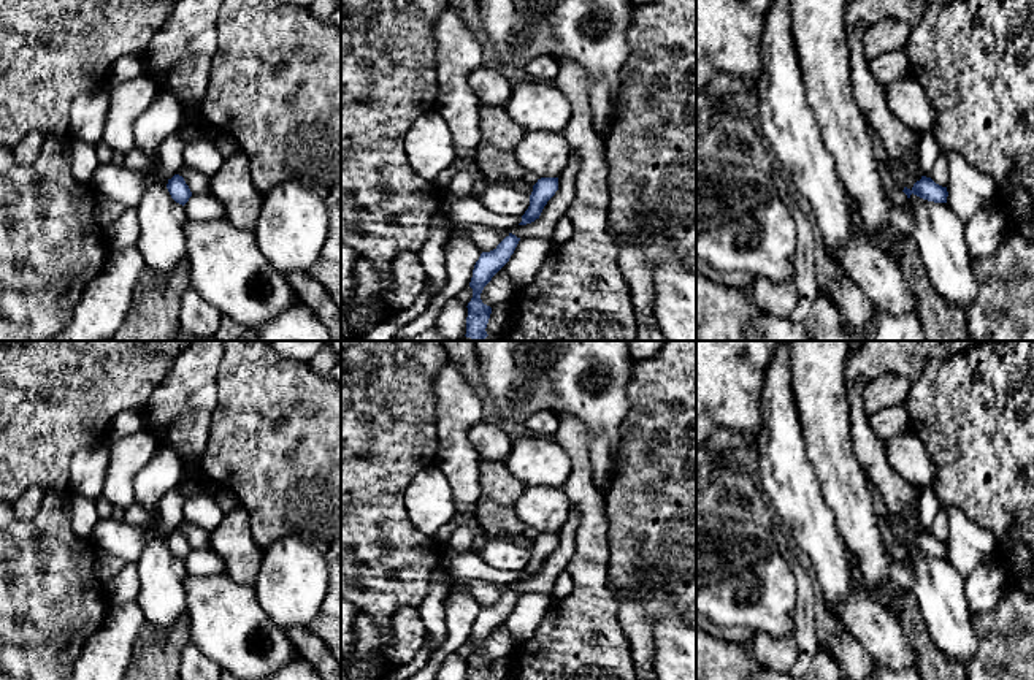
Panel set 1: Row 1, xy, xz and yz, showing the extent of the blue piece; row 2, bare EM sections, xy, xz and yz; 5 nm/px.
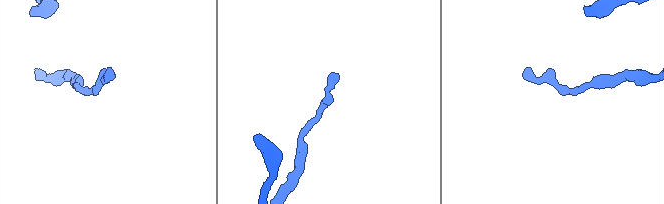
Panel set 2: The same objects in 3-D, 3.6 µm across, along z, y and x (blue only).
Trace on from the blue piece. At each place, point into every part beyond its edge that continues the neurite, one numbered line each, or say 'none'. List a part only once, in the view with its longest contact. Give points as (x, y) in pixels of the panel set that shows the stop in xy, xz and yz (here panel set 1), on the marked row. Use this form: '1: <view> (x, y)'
none

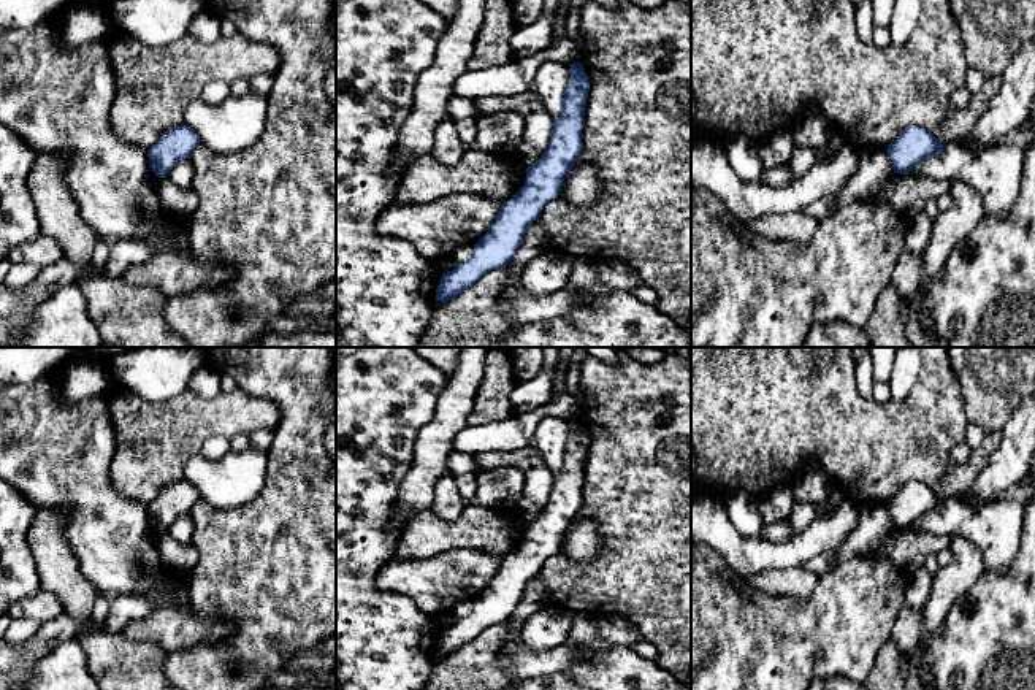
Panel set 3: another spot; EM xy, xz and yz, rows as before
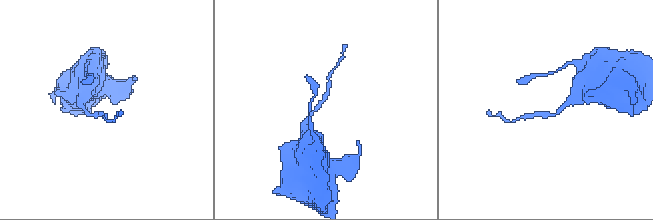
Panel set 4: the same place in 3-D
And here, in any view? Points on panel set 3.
none

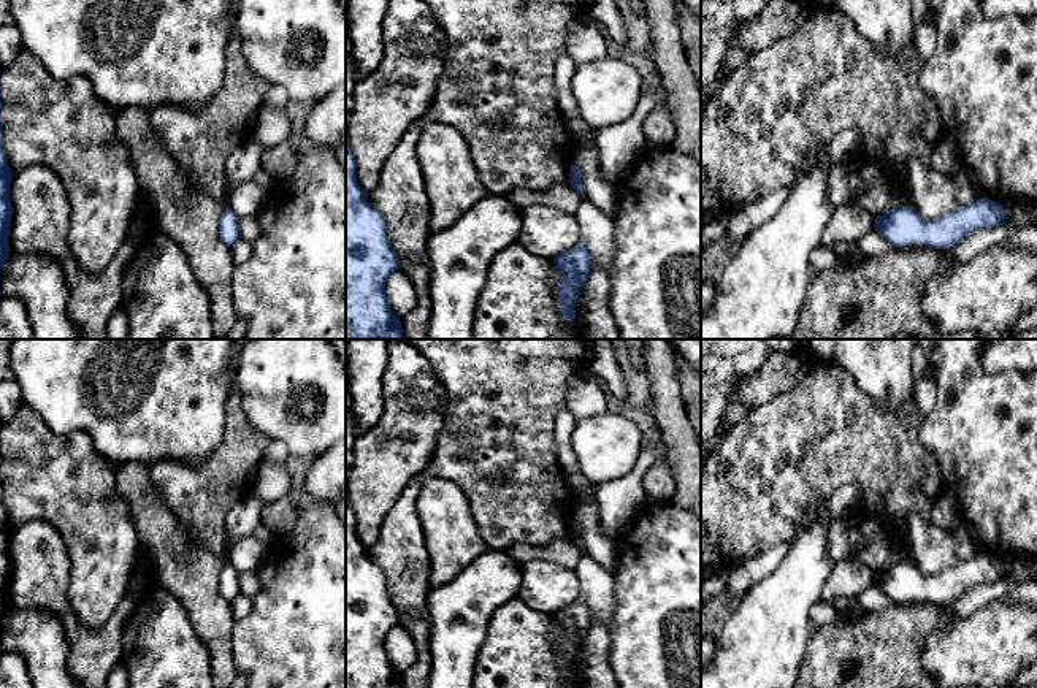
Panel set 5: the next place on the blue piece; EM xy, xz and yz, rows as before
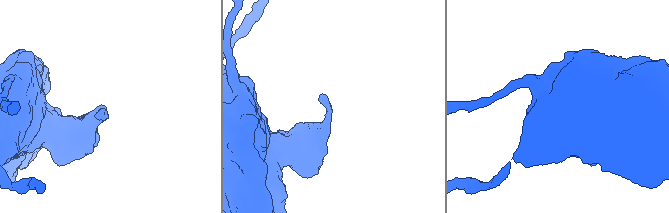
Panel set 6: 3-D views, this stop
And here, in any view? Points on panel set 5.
none

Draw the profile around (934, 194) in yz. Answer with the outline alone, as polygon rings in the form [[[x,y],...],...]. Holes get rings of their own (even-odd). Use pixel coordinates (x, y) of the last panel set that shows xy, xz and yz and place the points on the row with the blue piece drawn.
[[[916,157],[910,159],[905,168],[913,204],[928,220],[936,220],[983,197],[982,179],[967,168],[962,168],[956,179],[936,171]]]

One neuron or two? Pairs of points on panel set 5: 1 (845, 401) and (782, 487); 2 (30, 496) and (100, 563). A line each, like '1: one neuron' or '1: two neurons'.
1: one neuron
2: one neuron

